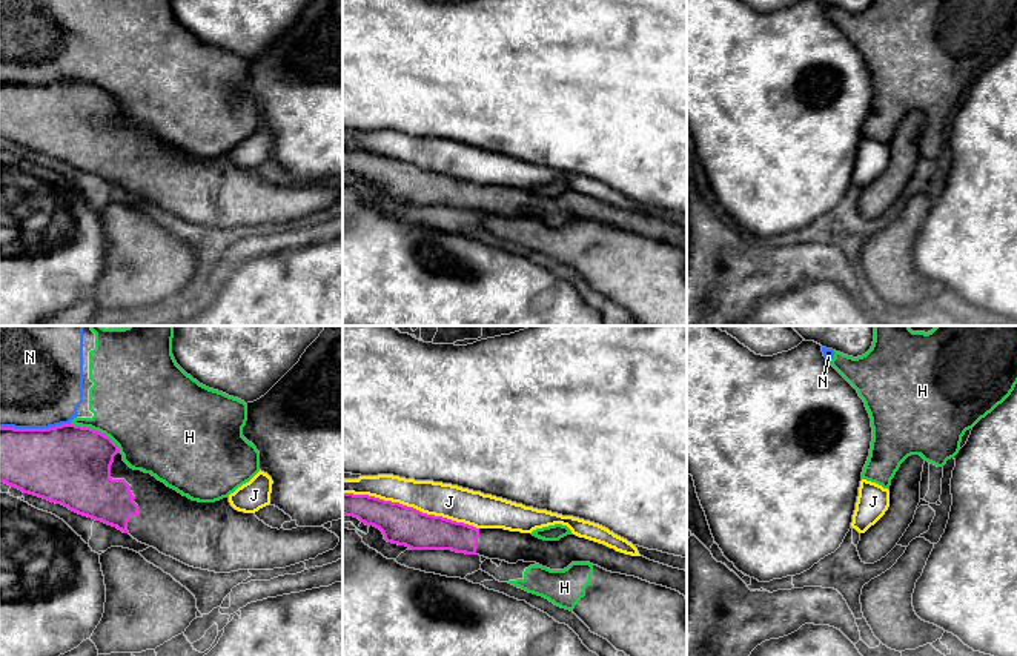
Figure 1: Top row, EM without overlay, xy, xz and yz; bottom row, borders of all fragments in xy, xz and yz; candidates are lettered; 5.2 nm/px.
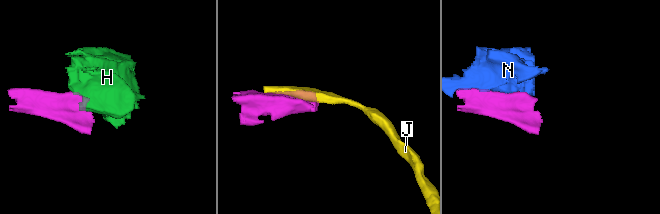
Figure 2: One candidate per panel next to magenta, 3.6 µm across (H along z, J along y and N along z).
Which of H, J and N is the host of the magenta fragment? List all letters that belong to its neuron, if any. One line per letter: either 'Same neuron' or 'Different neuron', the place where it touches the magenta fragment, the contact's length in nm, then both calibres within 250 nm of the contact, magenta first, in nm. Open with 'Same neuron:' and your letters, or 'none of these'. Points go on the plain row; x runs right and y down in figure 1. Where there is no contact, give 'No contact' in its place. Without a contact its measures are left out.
Same neuron: none of these
H: Different neuron. Touches magenta at xy (96, 86). Shared border 300 nm. Thickness 420 nm (magenta) against 440 nm
J: Different neuron. Touches magenta at xz (410, 163). Shared border 750 nm. Thickness 200 nm (magenta) against 180 nm
N: Different neuron. Touches magenta at xy (36, 85). Shared border 380 nm. Thickness 420 nm (magenta) against 440 nm

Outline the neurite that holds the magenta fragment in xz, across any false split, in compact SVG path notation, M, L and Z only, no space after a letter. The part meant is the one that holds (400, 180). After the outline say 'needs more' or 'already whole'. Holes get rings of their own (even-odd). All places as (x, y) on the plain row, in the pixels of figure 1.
M343 149L343 171L379 184L387 198L412 206L452 206L508 220L536 218L550 226L564 226L571 218L590 218L611 229L676 246L687 255L685 226L625 210L573 189L559 197L544 197L532 189L476 184L399 158L353 149Z; needs more

